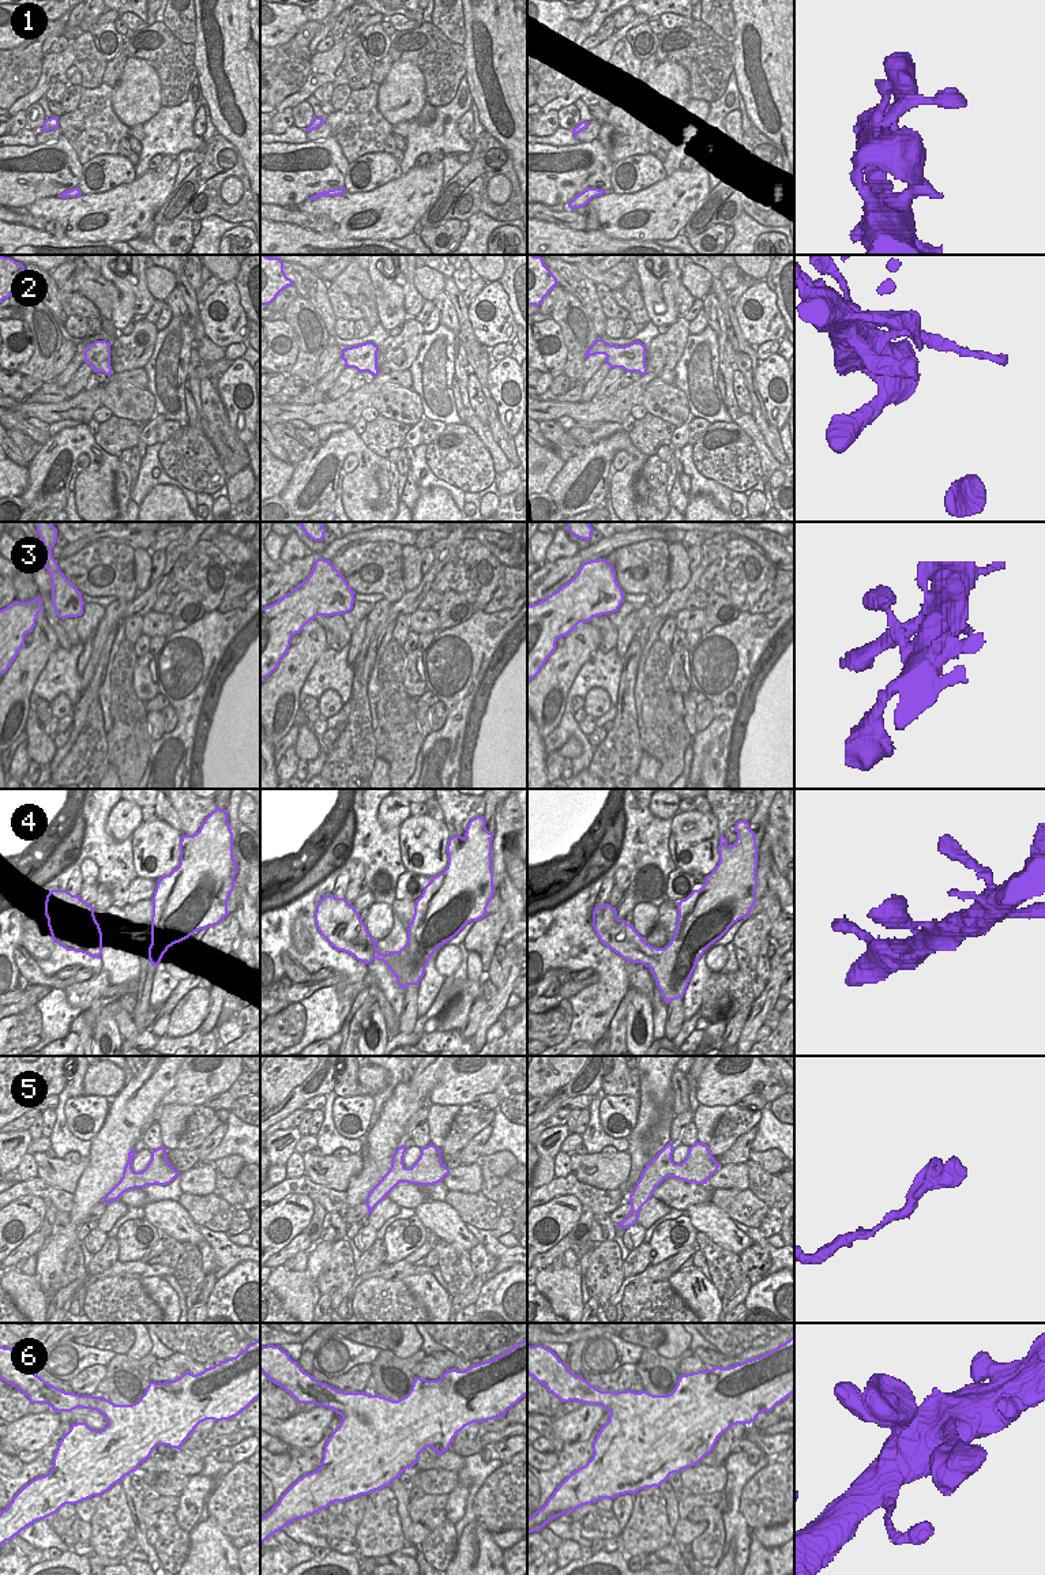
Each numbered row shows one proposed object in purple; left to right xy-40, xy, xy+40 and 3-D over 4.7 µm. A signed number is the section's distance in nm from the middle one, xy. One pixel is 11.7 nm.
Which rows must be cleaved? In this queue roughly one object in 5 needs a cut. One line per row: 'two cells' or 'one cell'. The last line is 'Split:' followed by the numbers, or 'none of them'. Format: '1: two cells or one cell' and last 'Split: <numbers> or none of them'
1: one cell
2: one cell
3: one cell
4: one cell
5: one cell
6: one cell
Split: none of them

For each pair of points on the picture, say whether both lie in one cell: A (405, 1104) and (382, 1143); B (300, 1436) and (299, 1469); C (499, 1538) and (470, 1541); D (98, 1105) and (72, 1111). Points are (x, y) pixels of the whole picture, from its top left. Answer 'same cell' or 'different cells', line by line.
A: same cell
B: different cells
C: different cells
D: same cell

